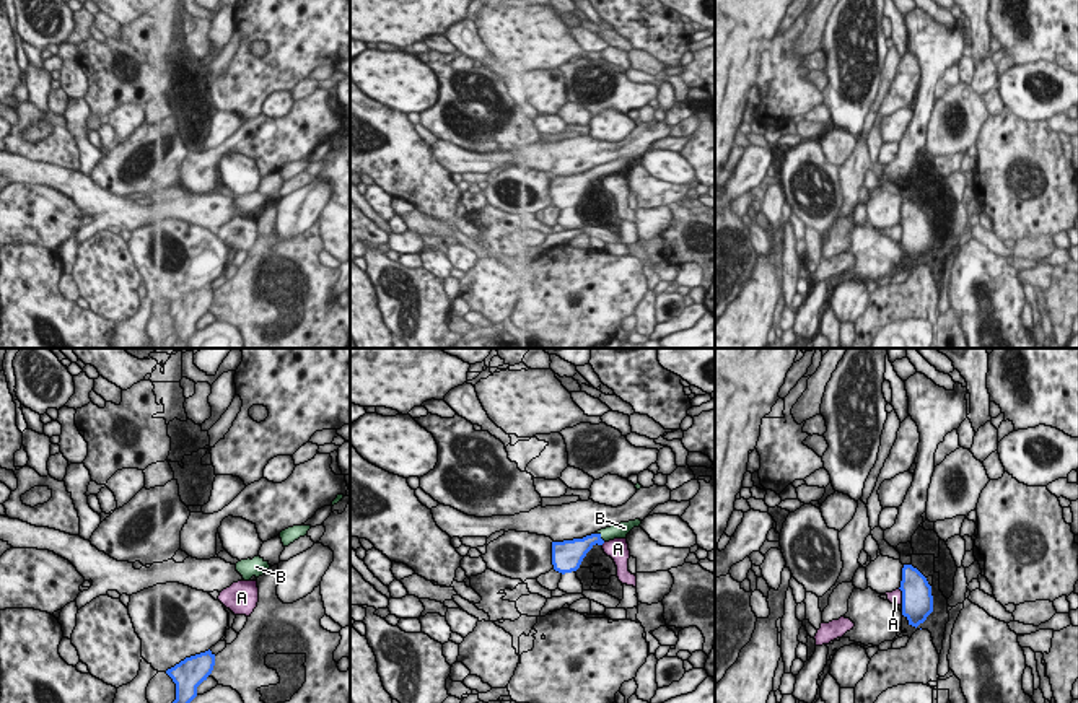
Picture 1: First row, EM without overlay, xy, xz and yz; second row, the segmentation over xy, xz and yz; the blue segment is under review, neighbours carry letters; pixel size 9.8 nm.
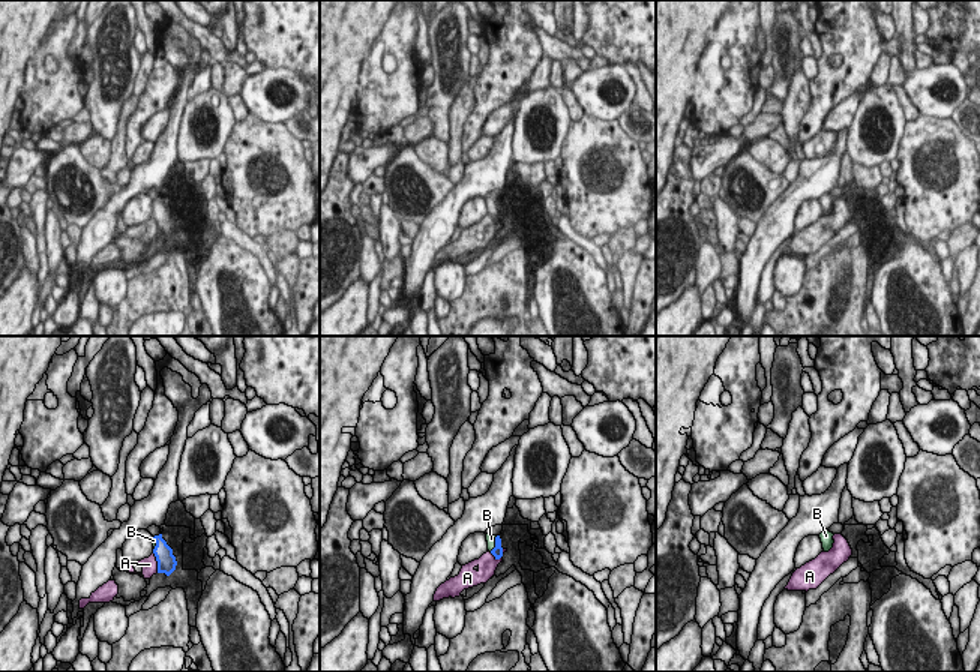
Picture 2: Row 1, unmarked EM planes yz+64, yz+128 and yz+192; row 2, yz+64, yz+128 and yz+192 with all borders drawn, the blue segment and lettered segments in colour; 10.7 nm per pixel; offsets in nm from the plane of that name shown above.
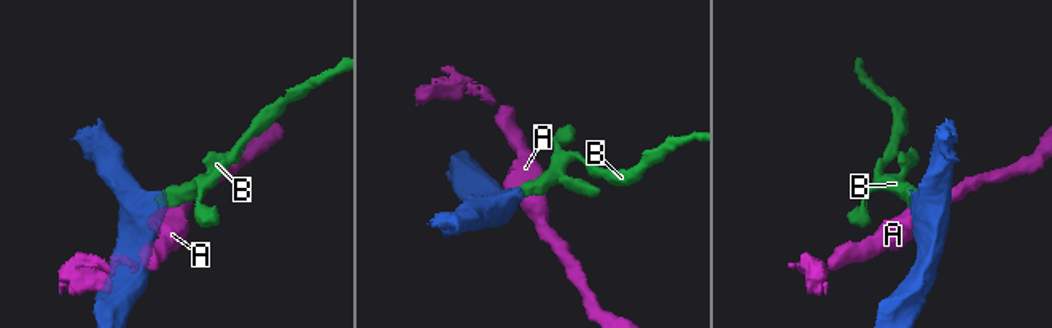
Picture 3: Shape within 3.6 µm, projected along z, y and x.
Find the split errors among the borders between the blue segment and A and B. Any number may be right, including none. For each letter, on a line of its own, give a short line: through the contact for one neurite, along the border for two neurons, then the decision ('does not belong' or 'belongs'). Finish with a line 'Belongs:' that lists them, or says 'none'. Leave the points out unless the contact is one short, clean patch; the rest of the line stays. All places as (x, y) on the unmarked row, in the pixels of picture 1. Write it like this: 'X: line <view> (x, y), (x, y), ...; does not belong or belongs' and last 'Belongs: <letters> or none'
A: line yz (899, 223), (902, 240); does not belong
B: line xz (578, 183), (600, 171), (619, 166); belongs
Belongs: B

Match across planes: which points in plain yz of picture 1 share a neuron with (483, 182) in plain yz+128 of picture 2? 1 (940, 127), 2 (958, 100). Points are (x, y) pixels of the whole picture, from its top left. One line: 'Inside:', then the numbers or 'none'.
Inside: none

